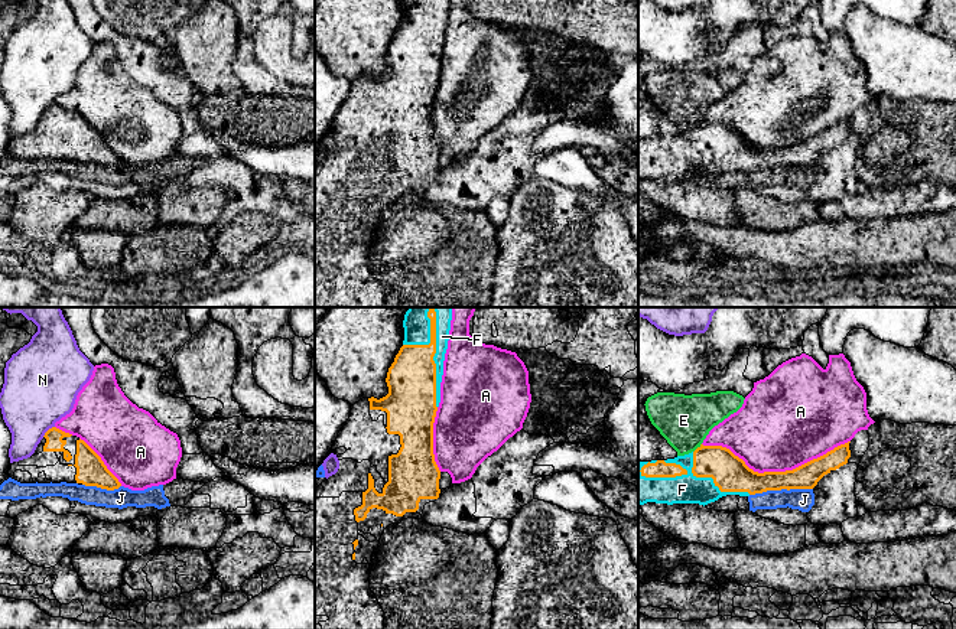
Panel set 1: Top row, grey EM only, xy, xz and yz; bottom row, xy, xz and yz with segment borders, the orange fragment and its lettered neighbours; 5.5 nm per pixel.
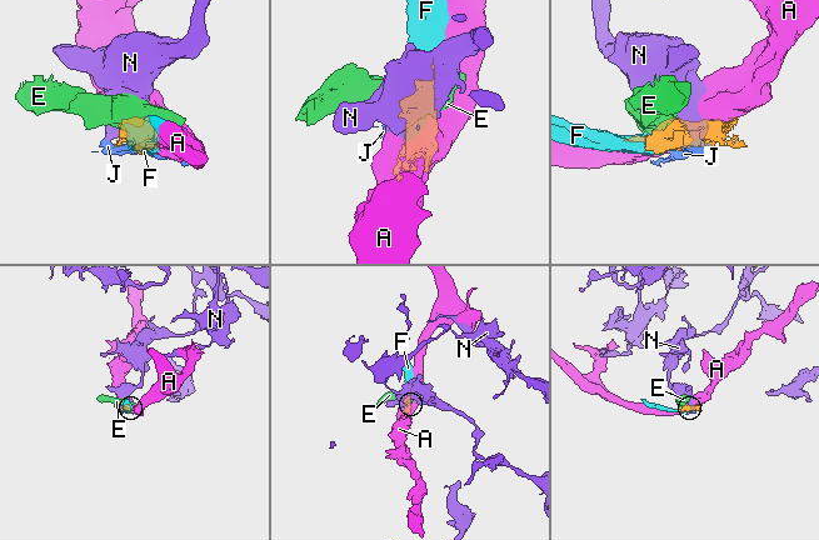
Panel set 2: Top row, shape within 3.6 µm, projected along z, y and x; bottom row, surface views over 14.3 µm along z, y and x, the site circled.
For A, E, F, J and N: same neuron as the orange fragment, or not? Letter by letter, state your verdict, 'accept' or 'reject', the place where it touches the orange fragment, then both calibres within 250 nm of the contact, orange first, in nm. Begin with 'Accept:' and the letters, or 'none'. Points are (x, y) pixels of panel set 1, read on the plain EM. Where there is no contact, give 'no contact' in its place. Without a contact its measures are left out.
Accept: F
A: reject; contact yz (776, 149); calibres 200 and 480 nm
E: reject; contact yz (698, 124); calibres 200 and 280 nm
F: accept; contact yz (663, 153); calibres 100 and 160 nm
J: reject; contact yz (780, 166); calibres 160 and 120 nm
N: reject; contact xy (48, 107); calibres 100 and 420 nm

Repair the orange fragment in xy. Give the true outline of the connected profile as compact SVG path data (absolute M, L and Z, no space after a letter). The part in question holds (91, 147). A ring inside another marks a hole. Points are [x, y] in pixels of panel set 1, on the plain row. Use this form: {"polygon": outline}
{"polygon": "M49 105L35 130L10 140L9 153L20 160L78 160L114 167L121 163L101 134L79 114Z"}

